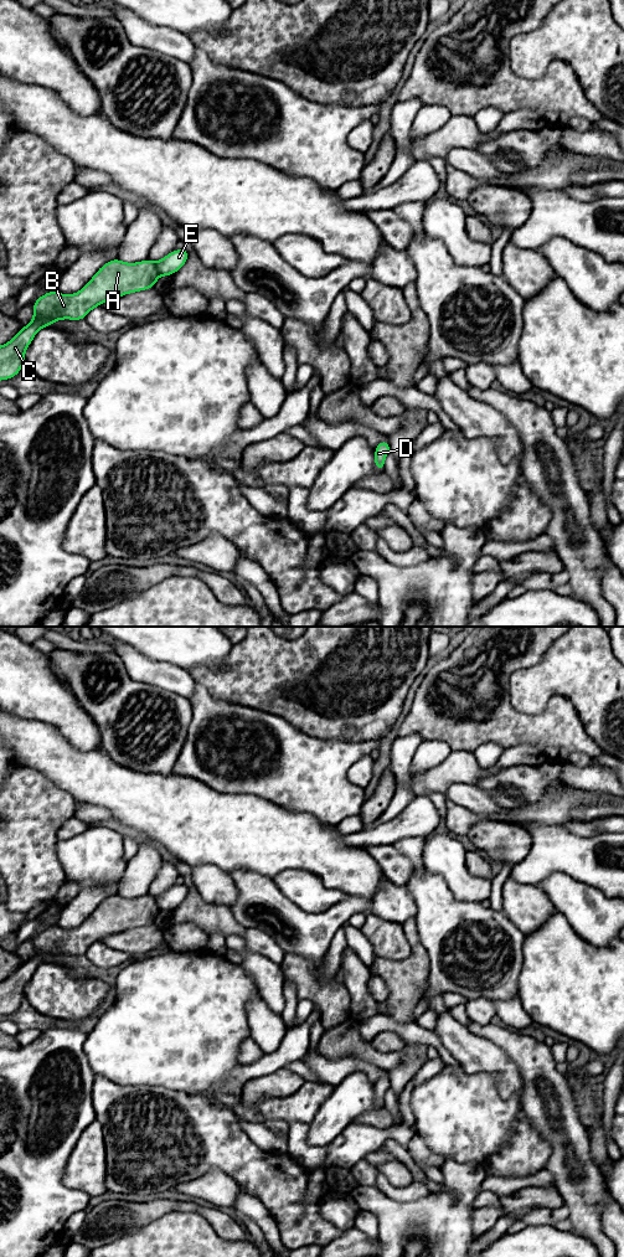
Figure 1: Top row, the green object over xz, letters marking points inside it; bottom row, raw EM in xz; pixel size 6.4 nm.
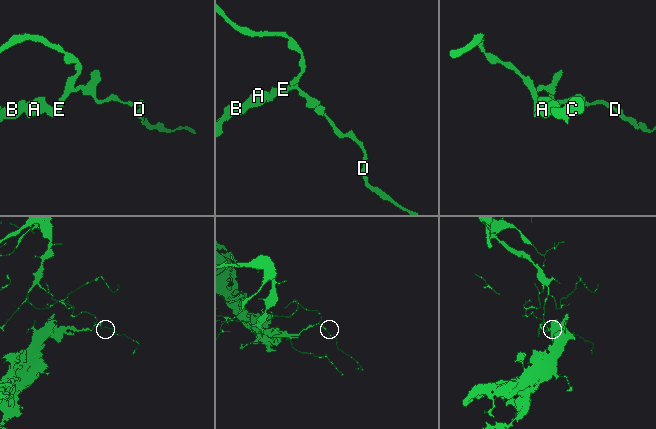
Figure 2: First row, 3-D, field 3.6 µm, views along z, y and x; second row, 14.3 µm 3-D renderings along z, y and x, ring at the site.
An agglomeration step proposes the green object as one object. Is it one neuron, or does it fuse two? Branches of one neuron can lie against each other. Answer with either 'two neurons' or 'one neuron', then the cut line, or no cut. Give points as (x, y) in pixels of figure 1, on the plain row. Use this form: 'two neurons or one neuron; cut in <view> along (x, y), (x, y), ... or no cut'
two neurons; cut in xz along (153, 897), (159, 911)

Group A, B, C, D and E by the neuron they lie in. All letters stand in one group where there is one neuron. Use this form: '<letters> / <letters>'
A B C / D E

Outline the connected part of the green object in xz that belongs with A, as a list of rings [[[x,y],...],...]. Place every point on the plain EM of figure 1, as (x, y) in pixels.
[[[115,893],[102,901],[78,928],[63,931],[58,926],[52,926],[43,929],[32,941],[33,953],[31,958],[24,960],[21,967],[7,979],[0,980],[0,1016],[10,1015],[20,1008],[25,1000],[25,986],[40,964],[61,954],[83,955],[93,943],[99,942],[107,936],[154,923],[159,912],[155,898],[149,893],[136,898],[125,898]]]

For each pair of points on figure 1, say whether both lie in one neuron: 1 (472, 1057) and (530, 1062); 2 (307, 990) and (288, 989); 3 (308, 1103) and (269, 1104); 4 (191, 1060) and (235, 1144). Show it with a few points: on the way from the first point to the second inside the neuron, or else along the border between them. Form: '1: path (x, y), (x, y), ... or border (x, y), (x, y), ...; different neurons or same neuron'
1: border (490, 1040), (517, 1067), (521, 1088); different neurons
2: border (284, 978), (294, 985), (299, 999); different neurons
3: path (298, 1104), (279, 1104); same neuron
4: border (186, 1091), (204, 1095), (211, 1101), (231, 1109); different neurons

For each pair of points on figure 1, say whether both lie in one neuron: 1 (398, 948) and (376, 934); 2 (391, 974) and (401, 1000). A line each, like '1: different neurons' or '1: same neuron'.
1: same neuron
2: same neuron

